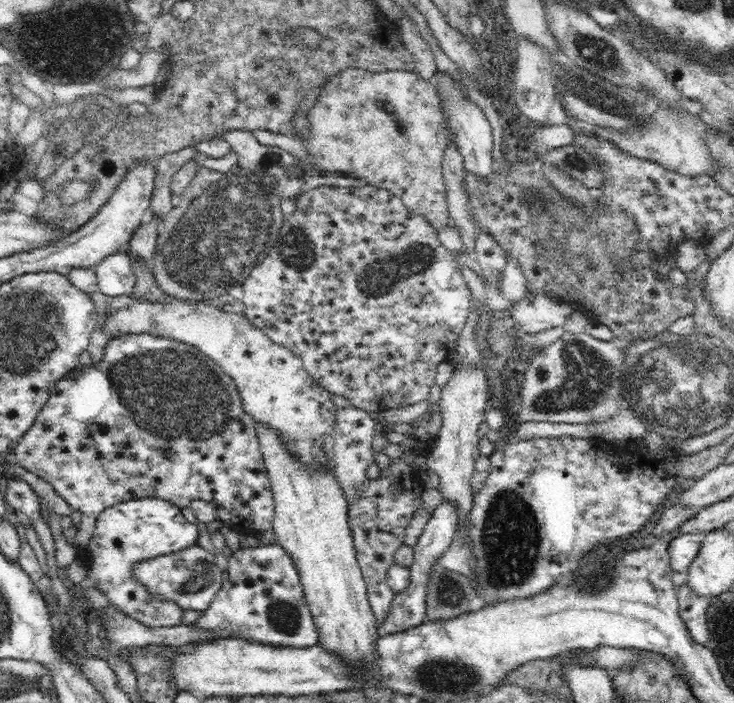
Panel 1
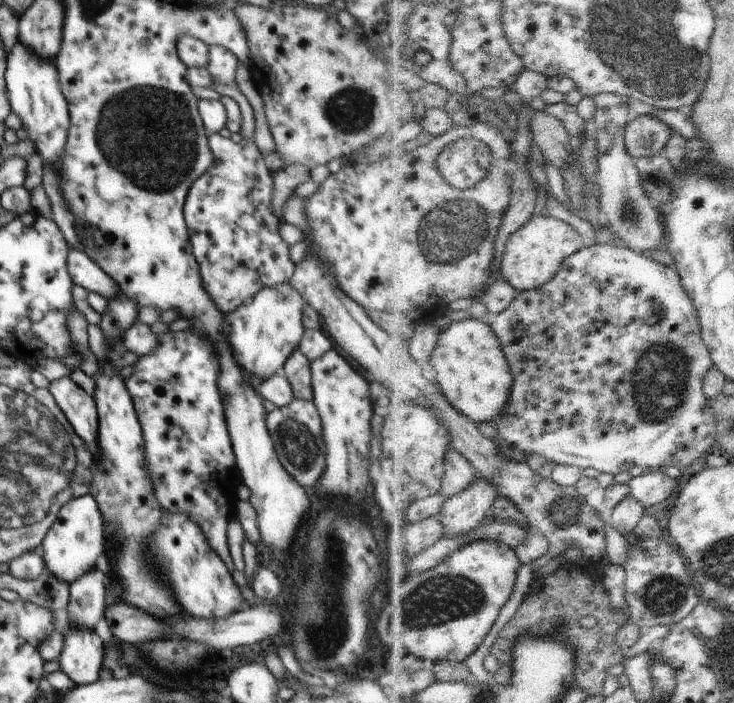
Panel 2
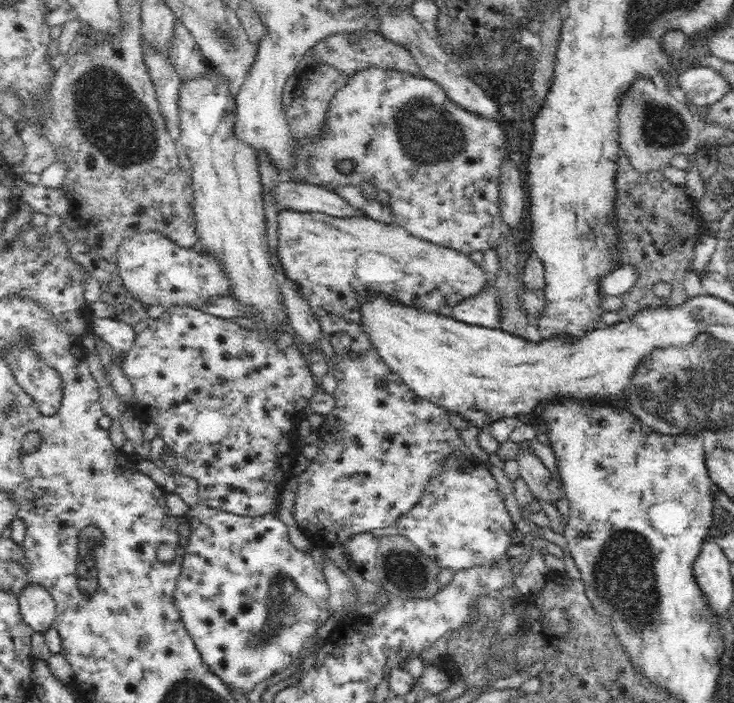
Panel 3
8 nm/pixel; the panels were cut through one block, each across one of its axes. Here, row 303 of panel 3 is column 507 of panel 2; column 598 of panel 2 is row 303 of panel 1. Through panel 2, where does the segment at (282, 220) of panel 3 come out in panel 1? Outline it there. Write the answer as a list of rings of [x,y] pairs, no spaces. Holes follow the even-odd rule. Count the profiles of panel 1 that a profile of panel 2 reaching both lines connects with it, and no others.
[[[320,186],[319,188],[314,188],[314,190],[308,190],[307,193],[300,194],[298,198],[298,204],[296,205],[295,213],[292,216],[285,217],[283,219],[283,225],[279,230],[279,237],[276,241],[276,244],[272,247],[272,250],[266,258],[260,263],[260,266],[257,266],[250,274],[248,278],[243,282],[243,302],[245,304],[245,317],[250,321],[250,324],[254,325],[258,330],[260,330],[272,343],[290,351],[290,353],[296,355],[302,366],[306,369],[306,372],[310,377],[312,377],[322,388],[326,389],[332,395],[342,395],[344,398],[348,398],[351,404],[358,406],[367,410],[371,415],[378,418],[378,414],[384,408],[396,408],[397,406],[404,406],[406,404],[416,404],[424,398],[430,396],[430,388],[432,388],[433,383],[435,382],[435,372],[438,364],[442,362],[450,348],[454,348],[457,340],[460,338],[462,333],[463,326],[468,320],[468,308],[470,308],[470,289],[462,277],[461,265],[457,261],[457,257],[454,252],[448,250],[446,246],[440,243],[438,239],[438,229],[423,215],[418,214],[415,210],[410,210],[405,204],[404,201],[398,197],[396,194],[390,193],[384,186],[375,187],[371,186],[362,186],[362,188],[336,188],[328,186]]]

